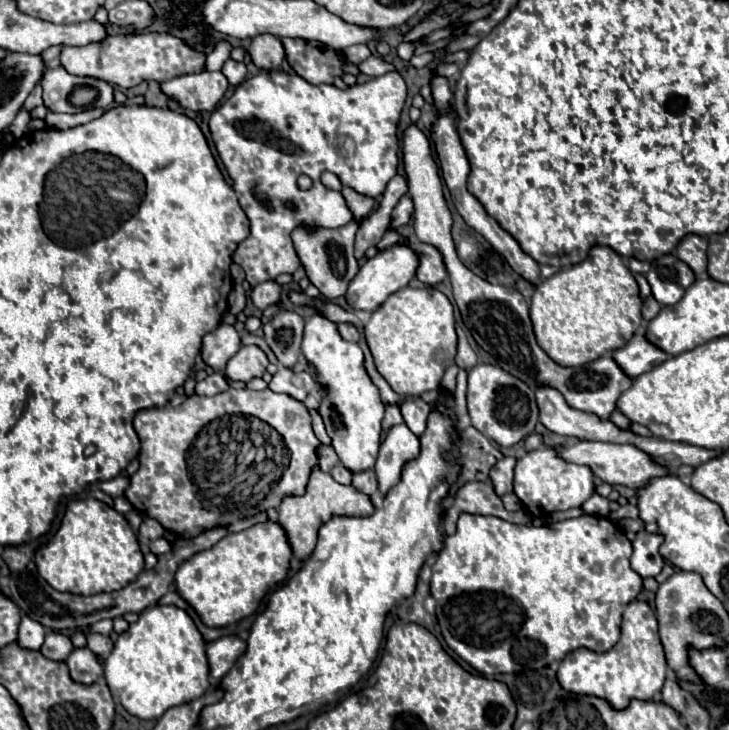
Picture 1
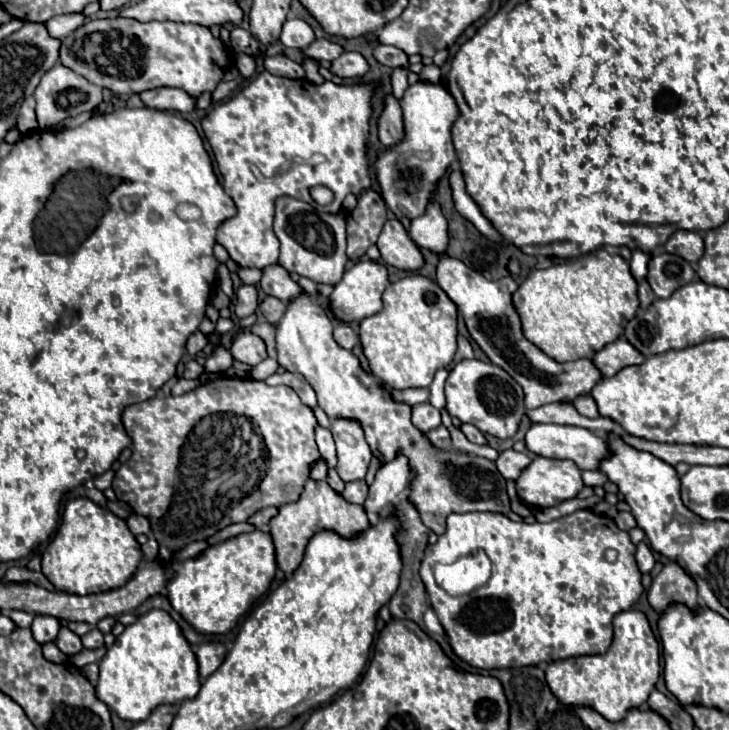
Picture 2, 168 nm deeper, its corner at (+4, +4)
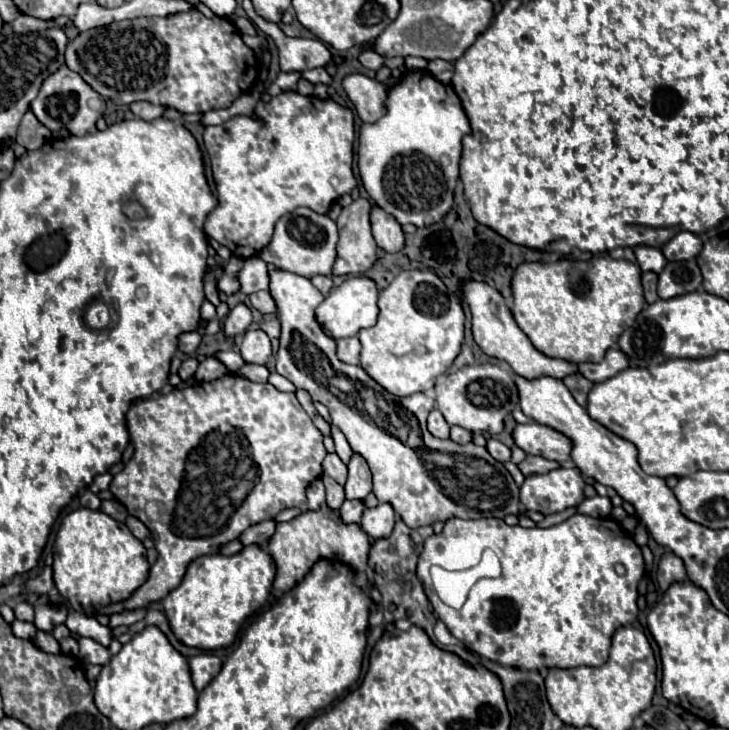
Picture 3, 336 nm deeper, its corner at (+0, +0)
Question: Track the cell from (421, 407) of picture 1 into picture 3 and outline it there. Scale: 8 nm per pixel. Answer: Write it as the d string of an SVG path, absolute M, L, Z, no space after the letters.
M432 410L430 412L430 416L428 416L428 430L430 430L430 434L432 436L436 436L436 438L448 438L448 434L450 434L450 426L448 426L448 422L444 420L444 416L440 414L440 410Z

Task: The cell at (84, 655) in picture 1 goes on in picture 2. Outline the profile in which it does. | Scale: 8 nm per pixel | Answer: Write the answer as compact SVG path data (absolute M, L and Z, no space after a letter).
M62 626L60 628L60 634L56 636L56 646L66 654L66 656L74 656L82 650L82 642L80 642L80 636L74 634L68 626Z

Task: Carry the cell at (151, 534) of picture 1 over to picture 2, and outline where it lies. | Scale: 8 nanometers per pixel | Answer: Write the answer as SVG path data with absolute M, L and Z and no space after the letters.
M130 514L130 516L126 518L126 524L128 524L128 528L132 530L134 536L138 536L138 534L146 534L146 536L150 536L150 524L148 524L148 520L146 520L144 516Z

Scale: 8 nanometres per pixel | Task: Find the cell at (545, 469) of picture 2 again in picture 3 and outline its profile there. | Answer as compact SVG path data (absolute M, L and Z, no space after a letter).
M556 468L546 474L534 474L520 486L520 502L526 510L542 514L562 512L570 506L578 506L584 500L584 478L574 468Z

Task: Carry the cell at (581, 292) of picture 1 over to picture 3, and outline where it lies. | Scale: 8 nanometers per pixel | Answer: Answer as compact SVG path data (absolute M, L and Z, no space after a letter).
M596 256L586 262L562 260L552 264L520 264L512 278L514 320L518 328L530 338L532 346L548 358L560 358L574 364L600 362L606 350L616 346L620 334L628 326L632 326L644 306L640 274L642 270L638 268L638 264L632 264L624 258L616 260L610 256Z

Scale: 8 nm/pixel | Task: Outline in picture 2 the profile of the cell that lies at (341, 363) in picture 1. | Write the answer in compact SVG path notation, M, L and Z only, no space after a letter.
M334 420L330 432L338 450L338 474L344 482L364 480L368 472L368 464L372 458L370 446L364 440L364 432L358 422L352 420Z

